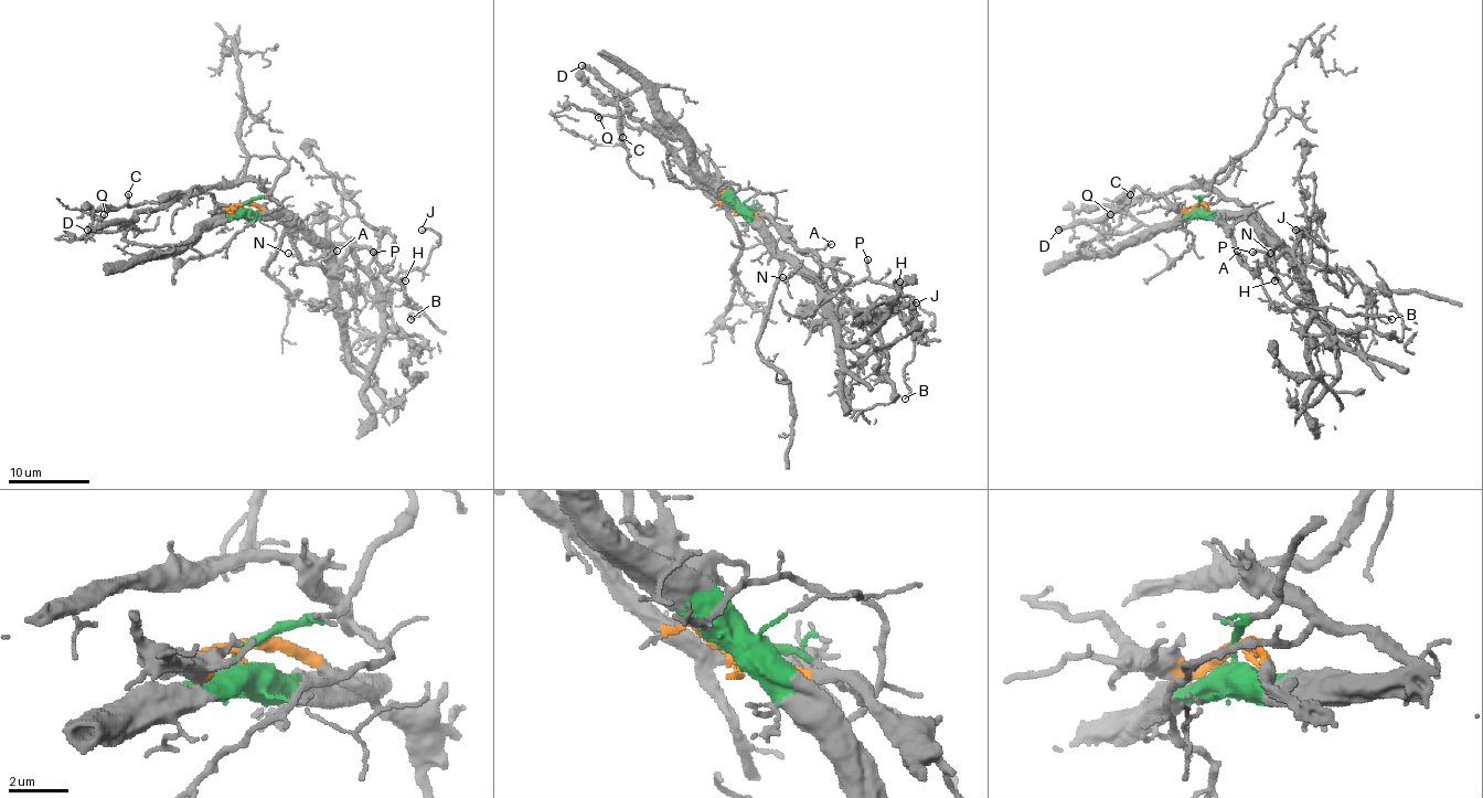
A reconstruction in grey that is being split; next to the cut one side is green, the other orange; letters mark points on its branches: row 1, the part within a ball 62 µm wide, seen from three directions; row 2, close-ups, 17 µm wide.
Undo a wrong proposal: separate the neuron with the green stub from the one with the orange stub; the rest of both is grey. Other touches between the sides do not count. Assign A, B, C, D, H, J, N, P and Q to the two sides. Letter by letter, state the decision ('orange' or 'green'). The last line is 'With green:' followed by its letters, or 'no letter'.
A: orange
B: green
C: orange
D: orange
H: green
J: green
N: green
P: green
Q: orange
With green: B, H, J, N, P

